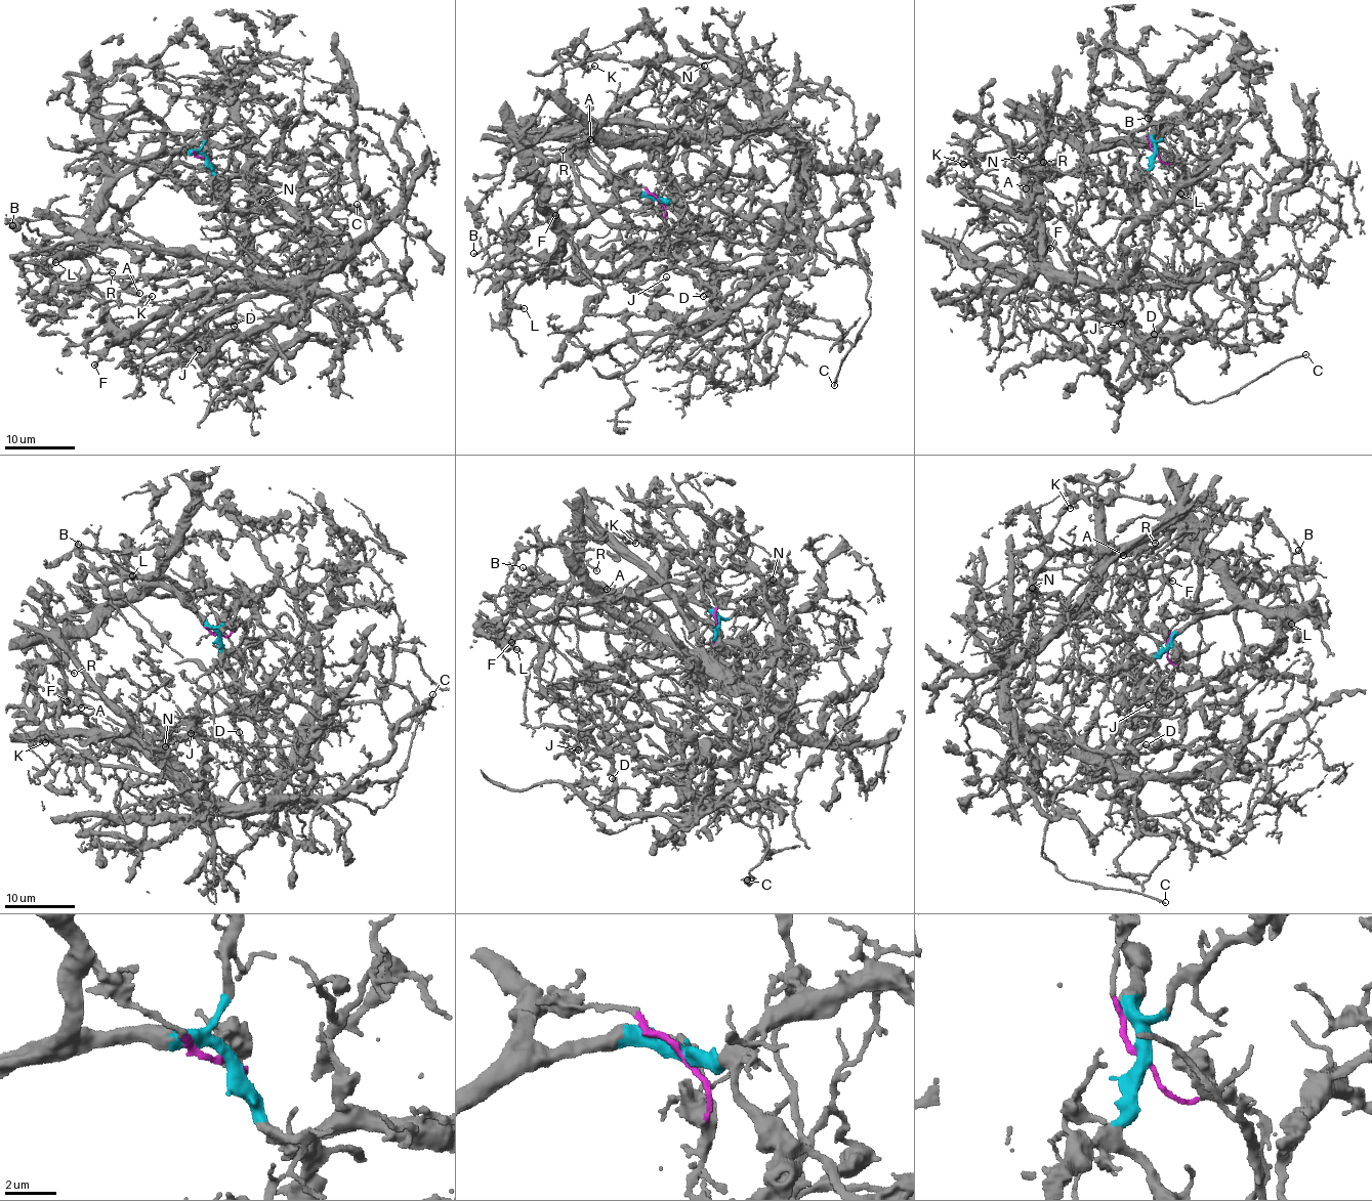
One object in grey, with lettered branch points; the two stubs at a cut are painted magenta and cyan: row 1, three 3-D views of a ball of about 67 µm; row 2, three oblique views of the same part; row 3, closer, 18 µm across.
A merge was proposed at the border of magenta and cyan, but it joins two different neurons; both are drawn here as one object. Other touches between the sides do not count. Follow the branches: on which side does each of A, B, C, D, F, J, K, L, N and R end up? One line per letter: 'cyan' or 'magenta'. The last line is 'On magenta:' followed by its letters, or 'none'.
A: cyan
B: cyan
C: magenta
D: magenta
F: cyan
J: magenta
K: cyan
L: cyan
N: cyan
R: cyan
On magenta: C, D, J

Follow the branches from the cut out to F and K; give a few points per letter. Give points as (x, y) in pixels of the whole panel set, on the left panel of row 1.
F: (205, 158), (155, 155), (110, 184), (98, 202), (83, 258), (118, 339), (129, 341), (113, 344), (93, 365)
K: (205, 158), (155, 155), (98, 202), (87, 273), (74, 291), (119, 305), (152, 296)

